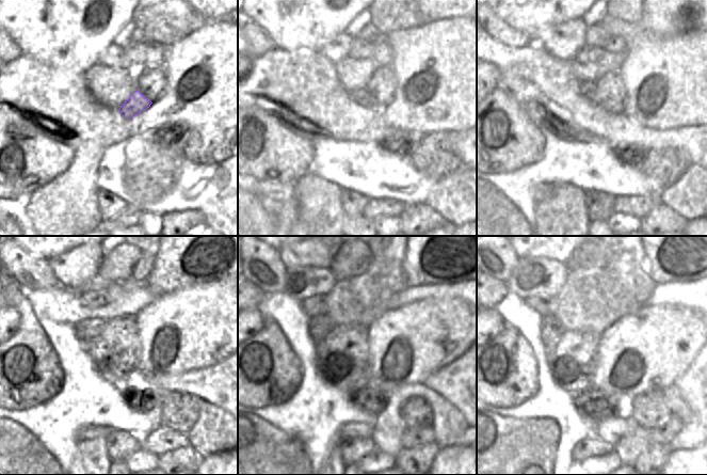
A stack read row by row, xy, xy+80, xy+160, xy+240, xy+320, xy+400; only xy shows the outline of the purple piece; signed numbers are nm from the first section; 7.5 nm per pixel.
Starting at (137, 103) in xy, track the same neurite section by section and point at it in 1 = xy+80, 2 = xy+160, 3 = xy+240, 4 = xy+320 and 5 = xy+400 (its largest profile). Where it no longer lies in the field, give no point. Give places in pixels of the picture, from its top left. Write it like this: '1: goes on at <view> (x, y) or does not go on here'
1: goes on at xy+80 (364, 97)
2: goes on at xy+160 (585, 88)
3: goes on at xy+240 (87, 329)
4: goes on at xy+320 (319, 327)
5: goes on at xy+400 (551, 329)

